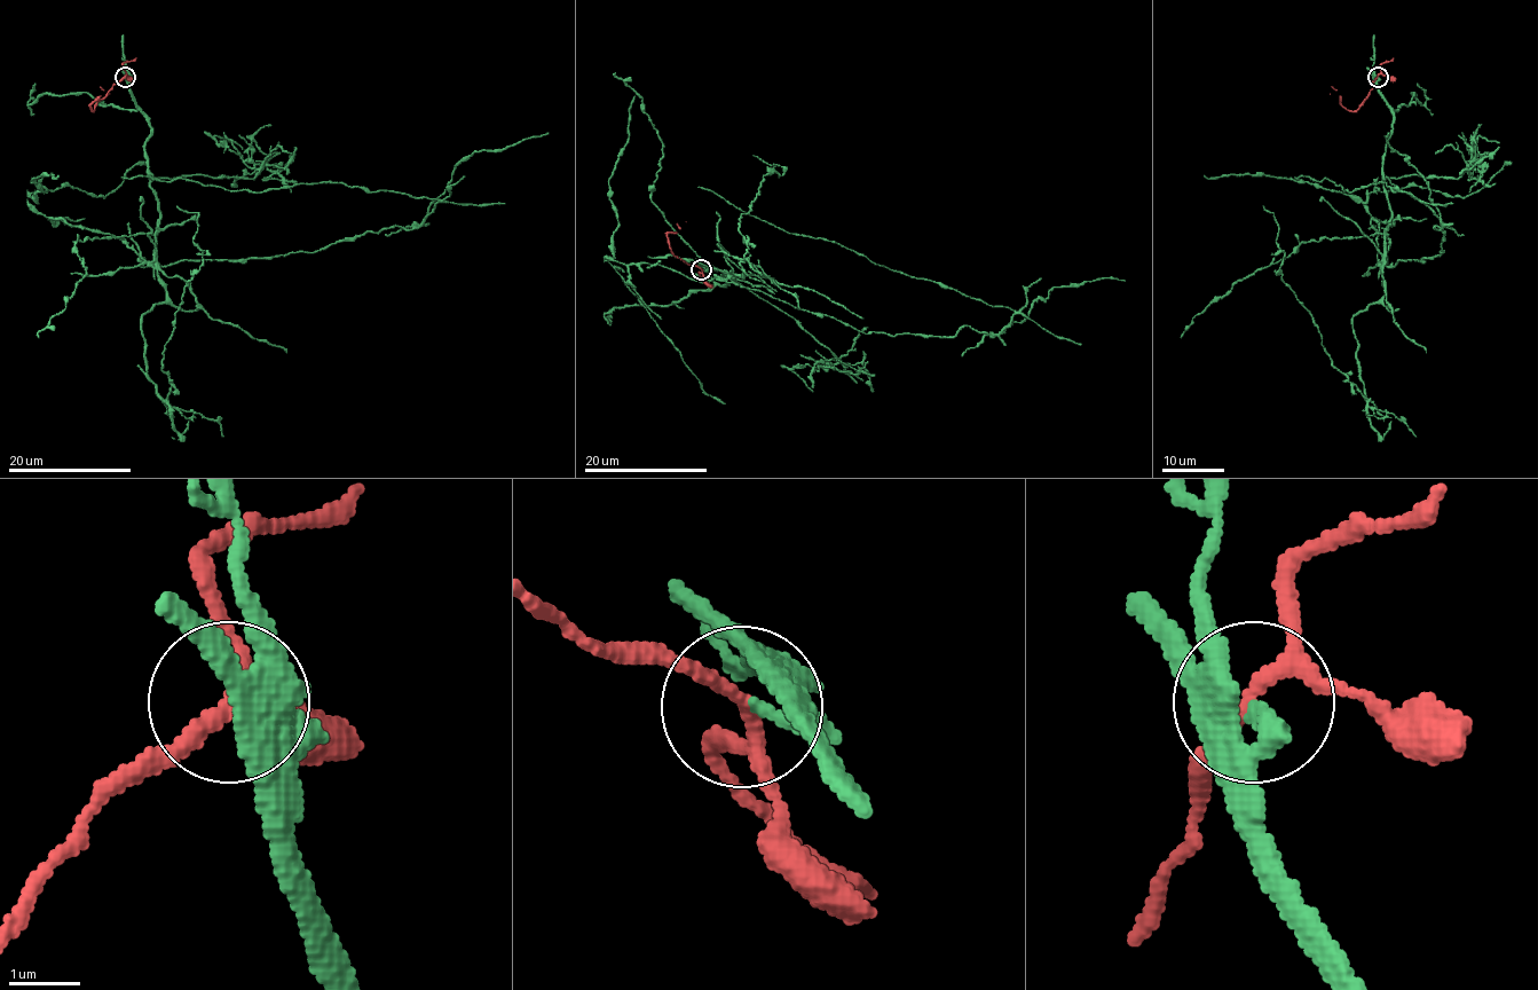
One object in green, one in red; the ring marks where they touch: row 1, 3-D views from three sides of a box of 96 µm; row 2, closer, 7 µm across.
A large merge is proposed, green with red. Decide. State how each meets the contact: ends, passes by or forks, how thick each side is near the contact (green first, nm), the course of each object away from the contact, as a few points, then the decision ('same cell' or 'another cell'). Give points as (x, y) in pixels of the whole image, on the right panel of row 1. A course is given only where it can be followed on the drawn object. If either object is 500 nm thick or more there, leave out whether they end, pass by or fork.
green passes by | red forks | 170/180 nm | green via (1377, 77), (1390, 111), (1386, 266), (1443, 251), (1440, 219), (1408, 193), (1295, 177) | red via (1377, 77), (1355, 111), (1343, 105), (1337, 91), (1330, 94) | another cell

